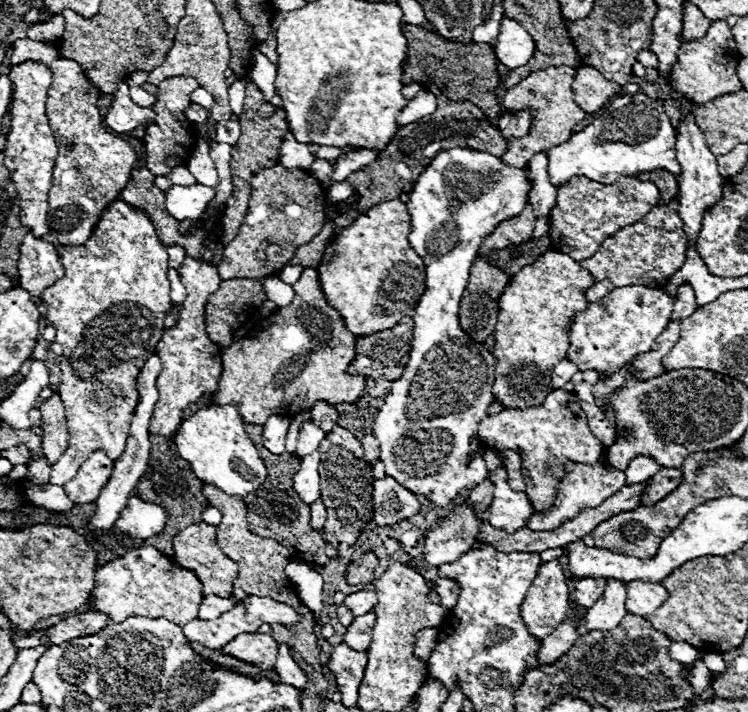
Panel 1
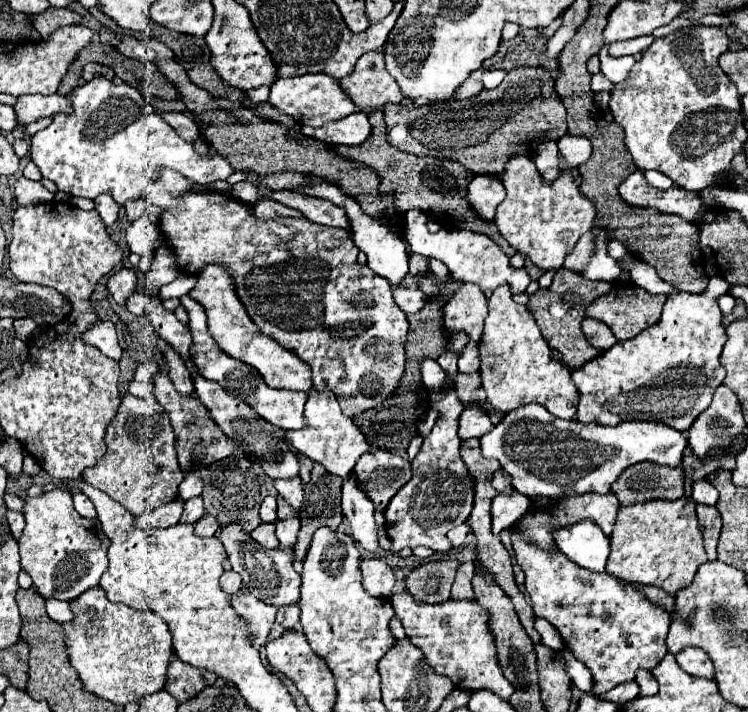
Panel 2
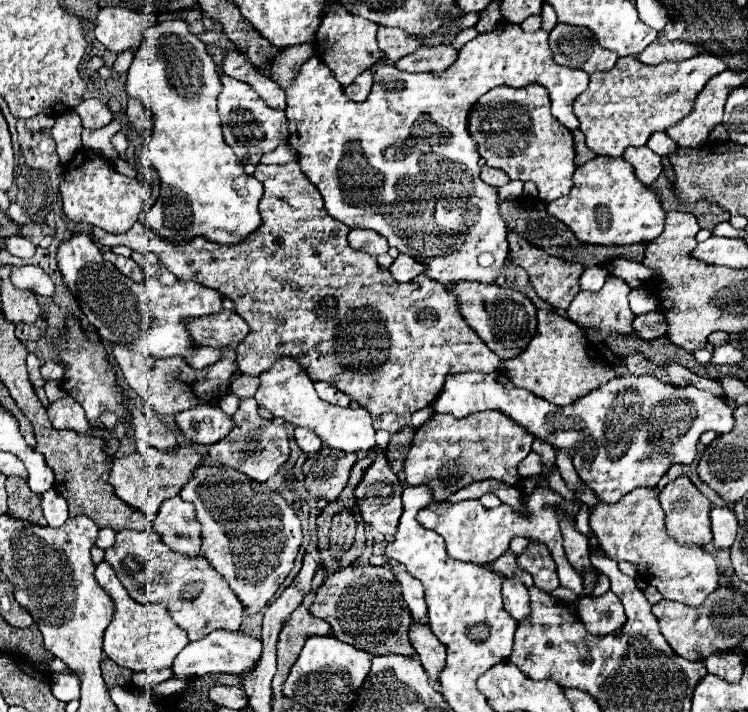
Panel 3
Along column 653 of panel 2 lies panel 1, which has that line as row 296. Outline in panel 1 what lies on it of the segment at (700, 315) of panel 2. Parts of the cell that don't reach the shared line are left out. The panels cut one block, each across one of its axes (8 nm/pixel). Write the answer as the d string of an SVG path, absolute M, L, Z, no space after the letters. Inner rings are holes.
M390 200L358 216L338 236L332 236L318 264L326 300L336 308L356 336L380 332L412 316L426 288L422 258L408 244L410 214L404 202ZM266 277L263 285L267 298L276 302L278 307L284 307L288 302L292 302L295 294L293 287L282 282L278 277ZM410 310L410 312L408 312Z

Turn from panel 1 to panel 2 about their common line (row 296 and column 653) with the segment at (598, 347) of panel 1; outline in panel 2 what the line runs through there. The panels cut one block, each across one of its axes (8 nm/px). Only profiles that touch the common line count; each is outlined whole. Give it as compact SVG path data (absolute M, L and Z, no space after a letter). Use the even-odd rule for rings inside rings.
M510 528L514 558L526 574L526 592L530 594L534 614L548 620L562 636L564 646L572 648L576 658L584 662L594 680L592 694L600 696L614 686L634 680L636 670L654 670L666 656L666 636L670 630L670 614L652 606L646 594L634 584L622 582L608 572L592 572L572 566L560 552L542 550L536 542Z

